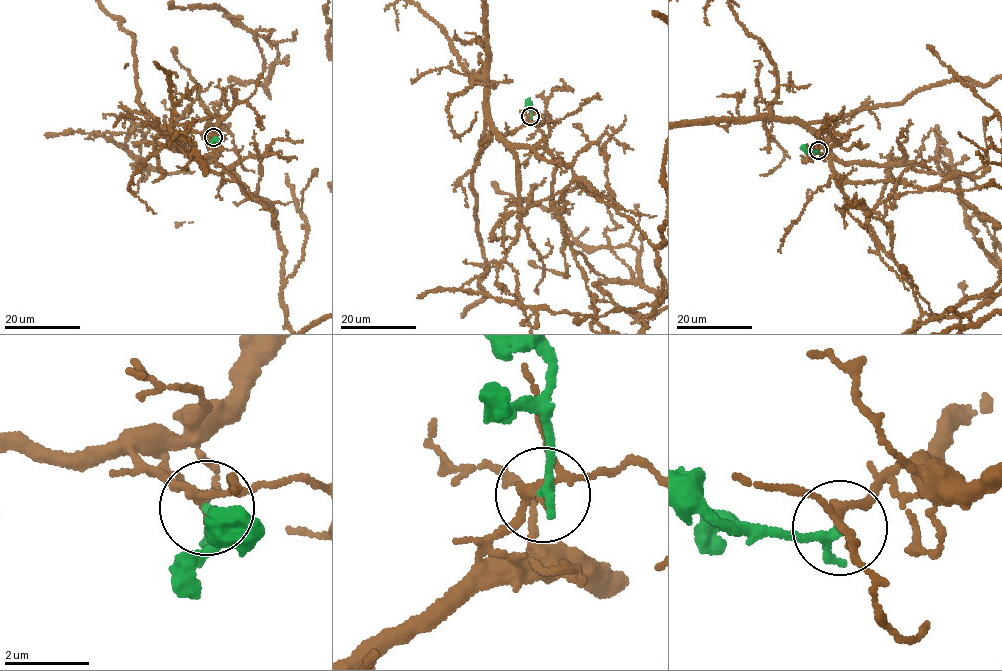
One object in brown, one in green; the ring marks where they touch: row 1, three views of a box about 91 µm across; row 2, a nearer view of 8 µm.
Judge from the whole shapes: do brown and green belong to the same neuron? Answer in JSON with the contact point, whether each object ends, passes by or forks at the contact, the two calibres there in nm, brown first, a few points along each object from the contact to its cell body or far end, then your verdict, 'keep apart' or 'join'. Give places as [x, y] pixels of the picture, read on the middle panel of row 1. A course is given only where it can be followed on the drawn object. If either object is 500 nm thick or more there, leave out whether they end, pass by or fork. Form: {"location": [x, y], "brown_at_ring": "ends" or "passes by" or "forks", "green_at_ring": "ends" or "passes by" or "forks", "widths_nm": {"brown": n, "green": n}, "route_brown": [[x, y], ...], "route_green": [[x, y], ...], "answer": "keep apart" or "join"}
{"location": [530, 116], "brown_at_ring": "passes by", "green_at_ring": "ends", "widths_nm": {"brown": 160, "green": 240}, "route_brown": [[530, 116], [502, 135], [486, 121], [472, 174], [487, 267], [483, 296], [467, 310]], "route_green": [[530, 116], [530, 104], [526, 99]], "answer": "keep apart"}

